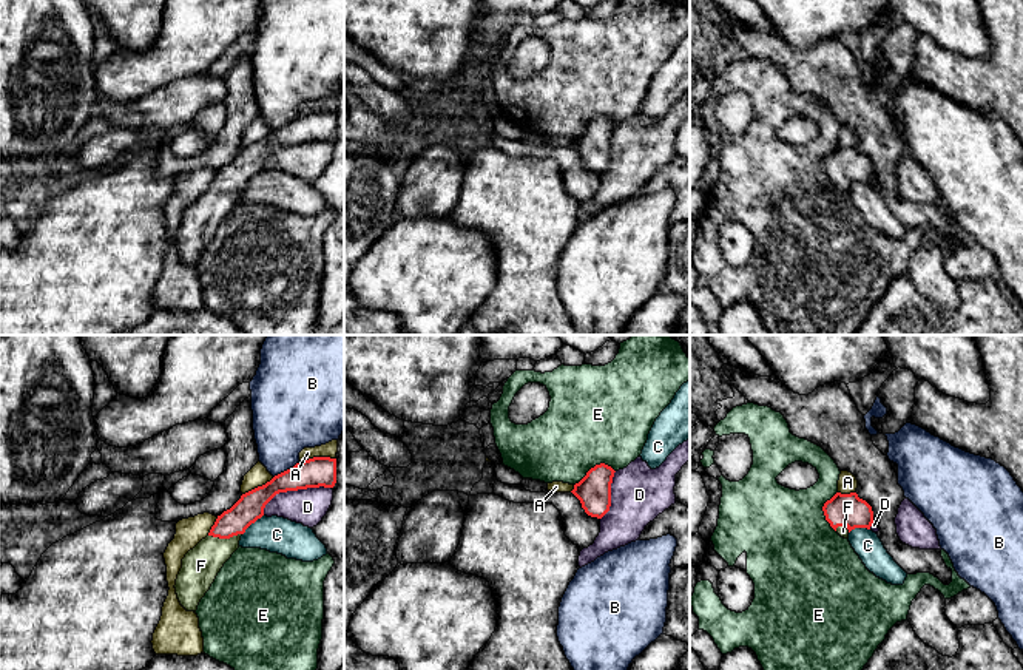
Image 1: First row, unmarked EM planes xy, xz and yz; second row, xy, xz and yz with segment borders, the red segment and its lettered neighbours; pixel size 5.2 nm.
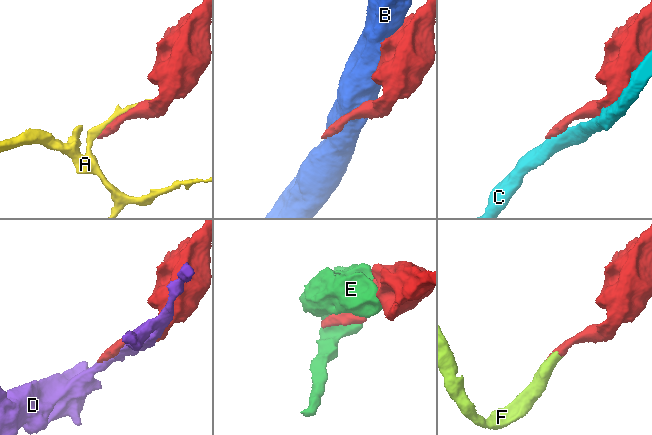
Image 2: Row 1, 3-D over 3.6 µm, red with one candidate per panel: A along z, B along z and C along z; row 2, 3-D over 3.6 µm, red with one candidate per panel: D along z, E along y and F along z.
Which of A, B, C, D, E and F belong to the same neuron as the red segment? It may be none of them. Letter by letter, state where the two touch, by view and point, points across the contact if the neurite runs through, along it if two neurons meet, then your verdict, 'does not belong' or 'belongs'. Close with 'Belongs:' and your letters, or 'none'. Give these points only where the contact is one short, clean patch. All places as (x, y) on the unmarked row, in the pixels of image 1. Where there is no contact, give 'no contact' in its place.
A: contact xy (317, 111); does not belong
B: contact xy (287, 124); does not belong
C: contact xy (252, 176); border xy (263, 169), (243, 189); does not belong
D: contact xy (293, 144); does not belong
E: contact xz (596, 119); does not belong
F: contact xy (224, 192); way xy (249, 162), (227, 184), (224, 192), (201, 219); belongs
Belongs: F

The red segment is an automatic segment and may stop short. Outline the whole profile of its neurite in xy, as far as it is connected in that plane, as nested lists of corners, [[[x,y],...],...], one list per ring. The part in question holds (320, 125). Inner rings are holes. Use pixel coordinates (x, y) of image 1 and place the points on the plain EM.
[[[313,111],[275,130],[270,136],[245,148],[218,170],[208,190],[182,213],[176,233],[176,249],[187,266],[198,264],[218,227],[239,202],[245,184],[264,170],[265,159],[279,147],[307,142],[333,142],[336,137],[336,113]]]

